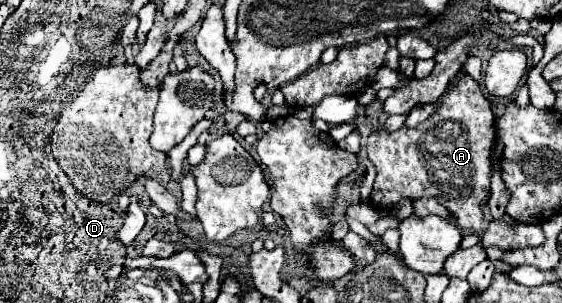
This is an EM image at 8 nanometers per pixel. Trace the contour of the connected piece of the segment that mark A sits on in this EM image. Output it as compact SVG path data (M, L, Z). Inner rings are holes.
M463 75L453 89L441 97L439 107L435 113L419 123L417 127L401 127L399 131L385 131L385 127L377 127L367 137L367 155L377 167L377 177L373 185L373 193L369 203L379 211L389 211L397 207L401 199L421 199L421 197L435 197L457 221L463 233L477 233L485 231L483 221L483 203L489 197L489 175L491 175L491 147L495 143L495 117L491 111L489 101L485 99L479 83L471 75Z

